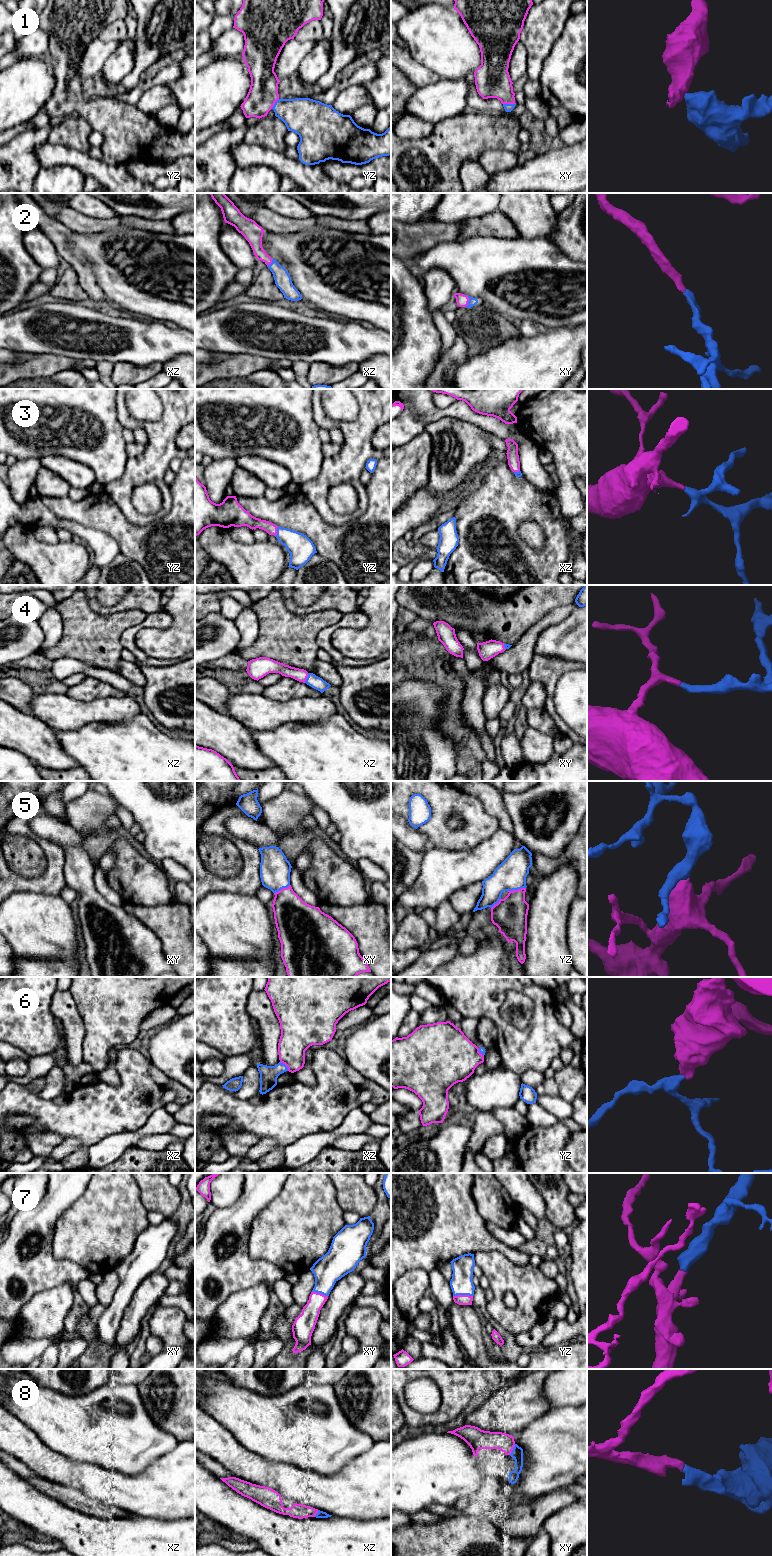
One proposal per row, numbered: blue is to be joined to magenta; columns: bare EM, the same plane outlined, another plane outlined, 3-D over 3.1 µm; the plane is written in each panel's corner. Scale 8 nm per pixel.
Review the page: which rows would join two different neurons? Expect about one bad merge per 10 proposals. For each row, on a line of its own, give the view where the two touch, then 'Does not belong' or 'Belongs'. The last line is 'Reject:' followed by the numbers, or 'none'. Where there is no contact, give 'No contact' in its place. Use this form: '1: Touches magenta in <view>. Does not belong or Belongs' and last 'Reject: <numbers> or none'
1: Touches magenta in xy. Belongs
2: Touches magenta in xy. Belongs
3: Touches magenta in yz. Belongs
4: Touches magenta in xz. Belongs
5: Touches magenta in yz. Belongs
6: Touches magenta in xz. Does not belong
7: Touches magenta in yz. Belongs
8: Touches magenta in xy. Belongs
Reject: 6

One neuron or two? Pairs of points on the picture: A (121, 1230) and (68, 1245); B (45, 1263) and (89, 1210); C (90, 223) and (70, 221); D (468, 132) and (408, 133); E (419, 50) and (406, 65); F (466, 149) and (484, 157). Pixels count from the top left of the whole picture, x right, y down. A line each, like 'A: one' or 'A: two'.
A: one
B: two
C: one
D: two
E: two
F: two

